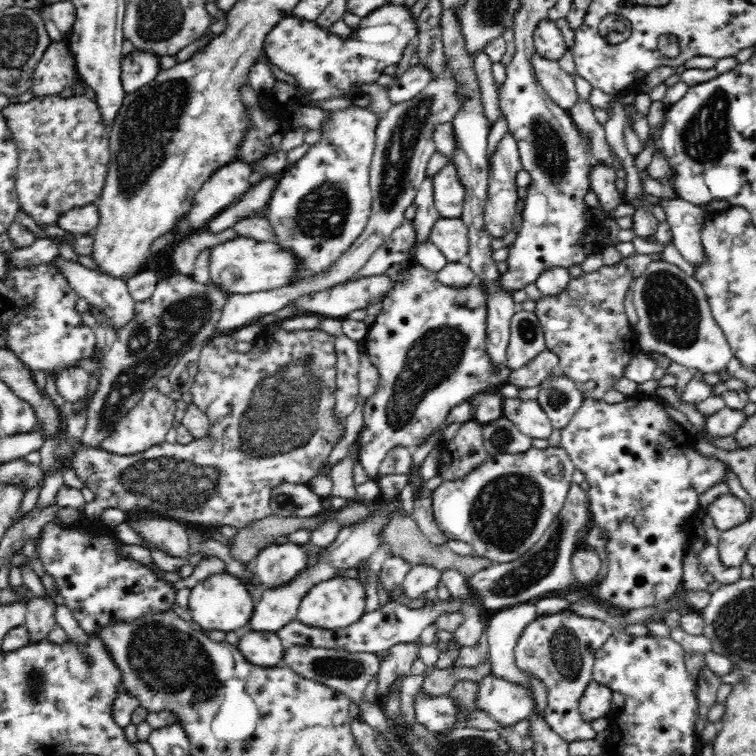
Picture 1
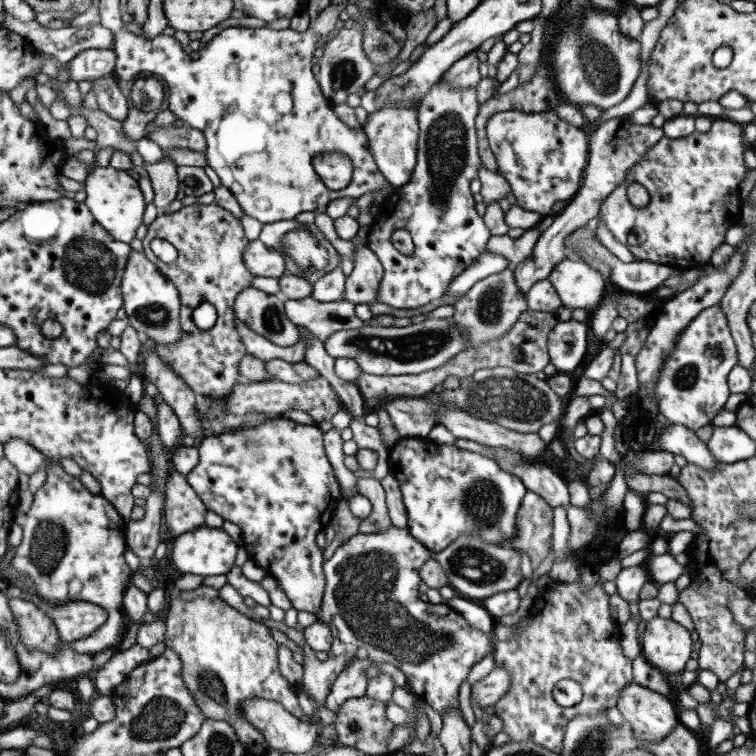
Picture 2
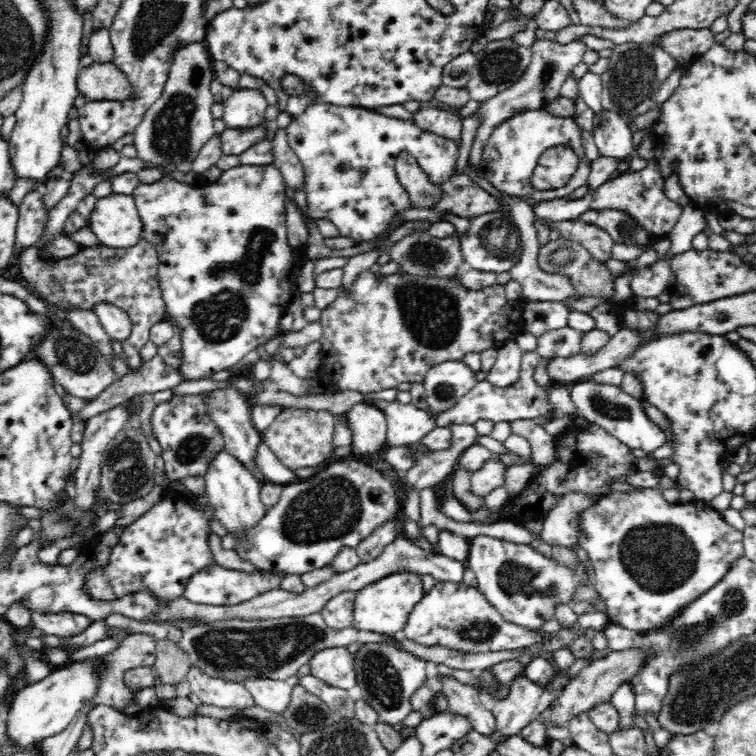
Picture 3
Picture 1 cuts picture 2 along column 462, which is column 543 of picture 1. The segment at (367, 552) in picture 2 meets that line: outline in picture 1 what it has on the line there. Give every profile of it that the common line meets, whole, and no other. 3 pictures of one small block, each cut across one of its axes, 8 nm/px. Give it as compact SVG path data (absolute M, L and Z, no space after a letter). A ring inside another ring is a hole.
M570 610L540 617L530 622L518 639L515 648L515 663L521 670L538 676L548 687L545 710L546 724L564 740L592 740L598 732L586 722L579 711L579 700L584 690L593 681L593 664L597 652L613 636L606 622L596 618L579 616Z

